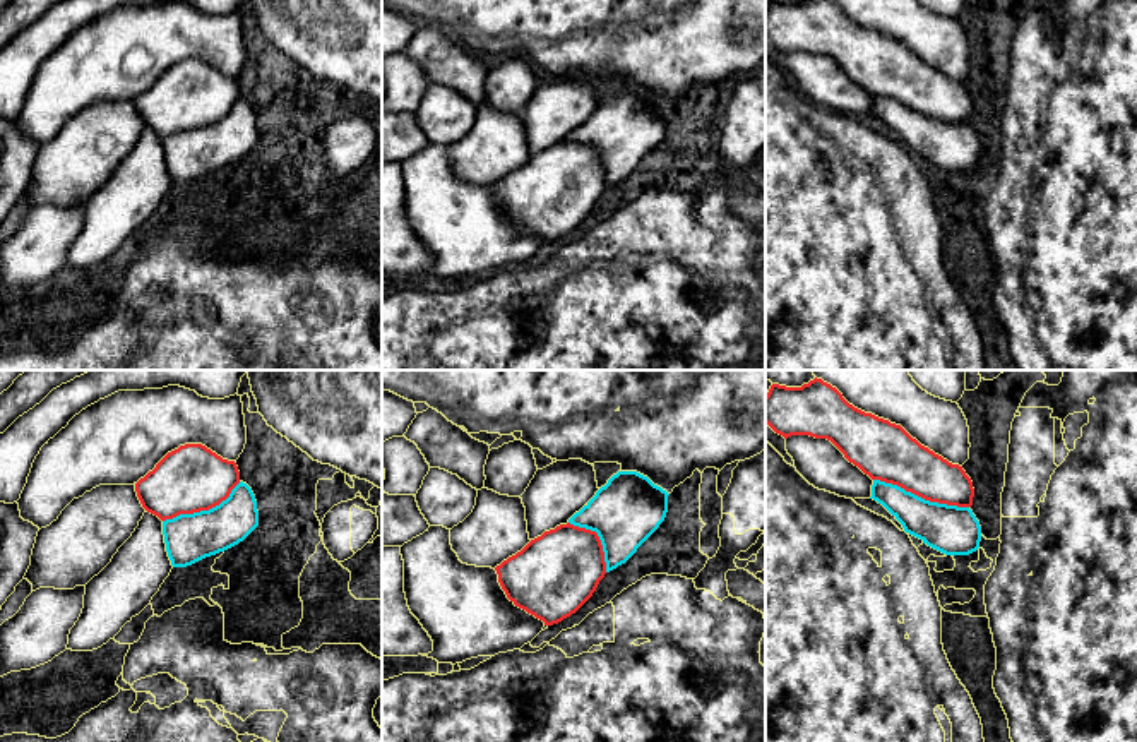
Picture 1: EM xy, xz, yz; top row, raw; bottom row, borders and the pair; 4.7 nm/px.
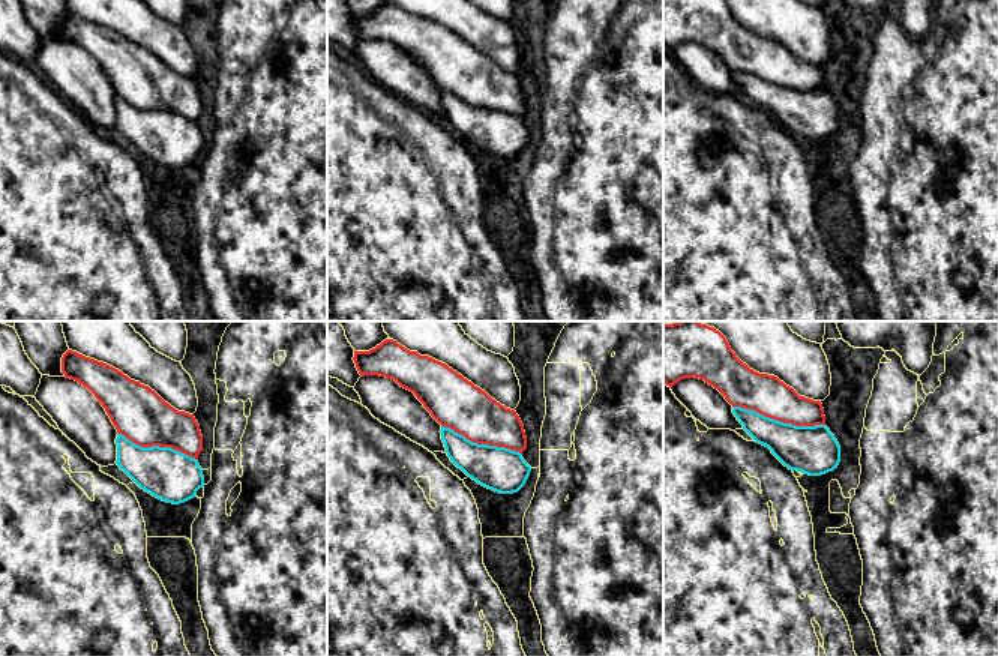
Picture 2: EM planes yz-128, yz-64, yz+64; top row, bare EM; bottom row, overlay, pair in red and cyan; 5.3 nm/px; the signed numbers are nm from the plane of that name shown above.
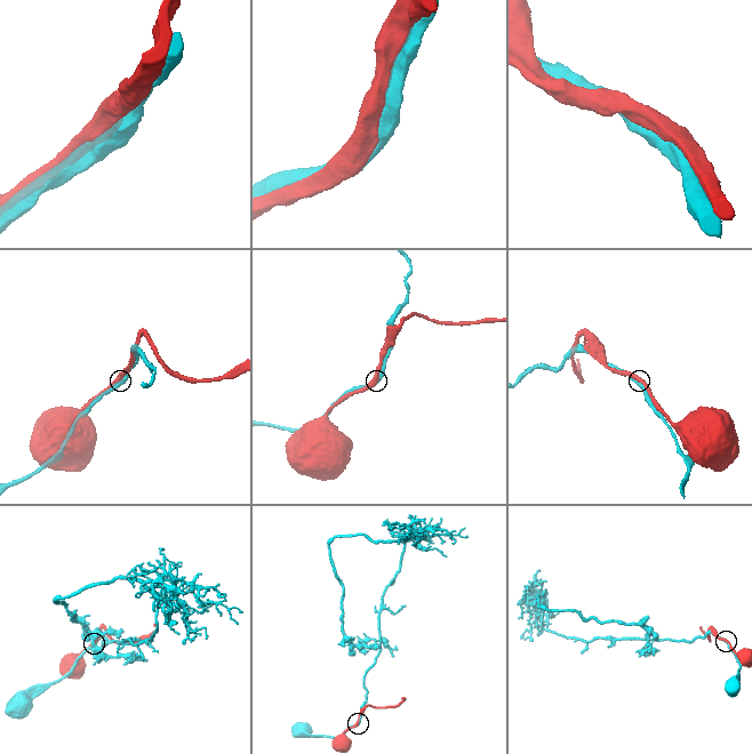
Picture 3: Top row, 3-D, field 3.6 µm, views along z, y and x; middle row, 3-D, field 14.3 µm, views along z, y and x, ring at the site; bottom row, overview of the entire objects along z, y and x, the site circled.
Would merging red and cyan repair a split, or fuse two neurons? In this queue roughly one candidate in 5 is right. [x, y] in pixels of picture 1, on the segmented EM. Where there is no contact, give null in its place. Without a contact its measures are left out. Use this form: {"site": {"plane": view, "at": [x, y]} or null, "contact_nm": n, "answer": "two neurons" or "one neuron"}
{"site": {"plane": "yz", "at": [922, 497]}, "contact_nm": 460, "answer": "two neurons"}

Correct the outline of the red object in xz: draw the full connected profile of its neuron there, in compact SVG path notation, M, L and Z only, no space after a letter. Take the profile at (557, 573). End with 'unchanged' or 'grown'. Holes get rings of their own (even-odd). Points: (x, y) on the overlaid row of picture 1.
M560 524L495 567L507 598L553 625L575 613L606 574L596 531Z | unchanged

